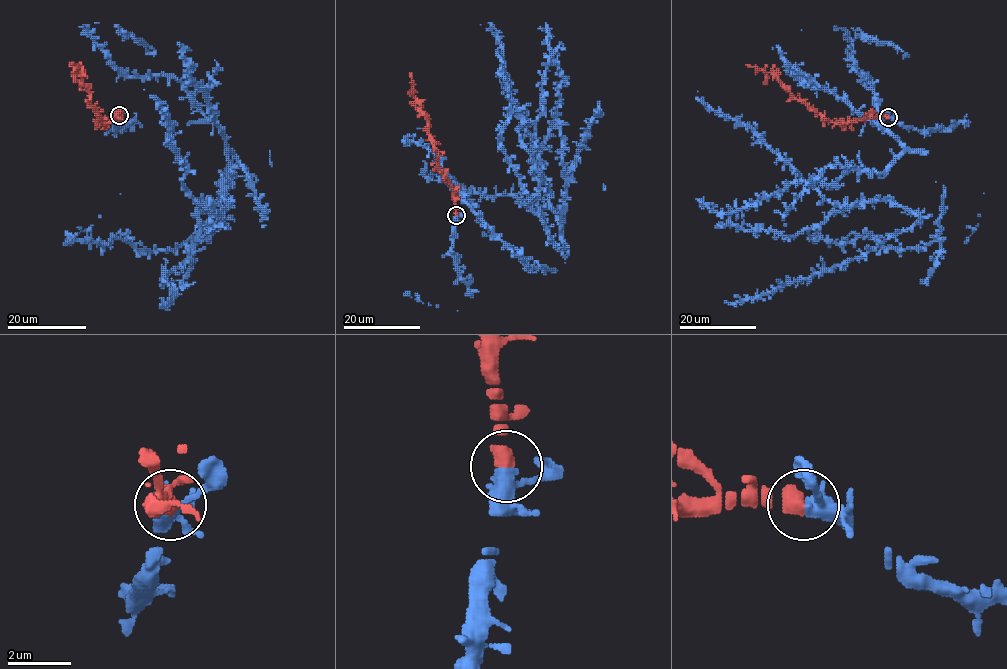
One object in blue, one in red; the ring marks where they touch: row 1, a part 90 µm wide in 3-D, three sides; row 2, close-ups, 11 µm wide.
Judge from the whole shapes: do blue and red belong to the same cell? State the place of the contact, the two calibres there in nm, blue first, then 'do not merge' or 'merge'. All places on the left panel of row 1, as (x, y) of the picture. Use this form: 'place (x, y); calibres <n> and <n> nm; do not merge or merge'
place (119, 115); calibres 440 and 500 nm; merge

